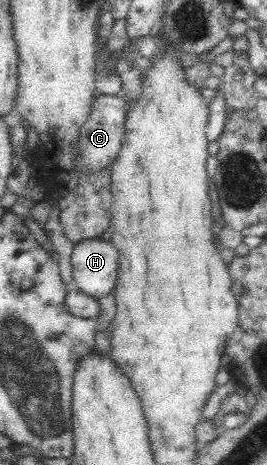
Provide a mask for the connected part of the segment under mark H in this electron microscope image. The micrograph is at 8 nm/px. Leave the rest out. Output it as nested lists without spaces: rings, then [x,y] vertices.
[[[101,237],[79,240],[74,245],[70,262],[73,278],[81,292],[100,298],[114,289],[119,264],[118,251],[111,240],[102,241]]]

